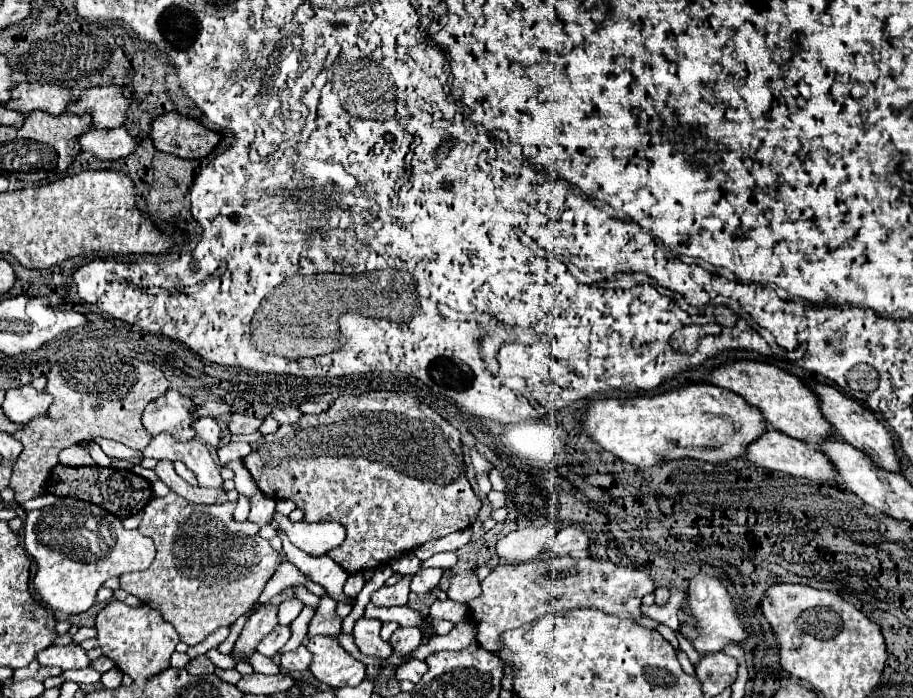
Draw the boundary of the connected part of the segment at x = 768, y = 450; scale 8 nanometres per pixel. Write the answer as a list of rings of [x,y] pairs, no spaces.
[[[773,428],[765,430],[757,440],[753,440],[747,448],[745,448],[745,456],[743,460],[763,466],[767,470],[779,470],[791,476],[803,476],[803,478],[811,478],[811,480],[835,480],[835,470],[829,464],[829,460],[815,448],[815,444],[807,444],[801,442],[797,438],[791,438],[783,432],[777,432]]]

